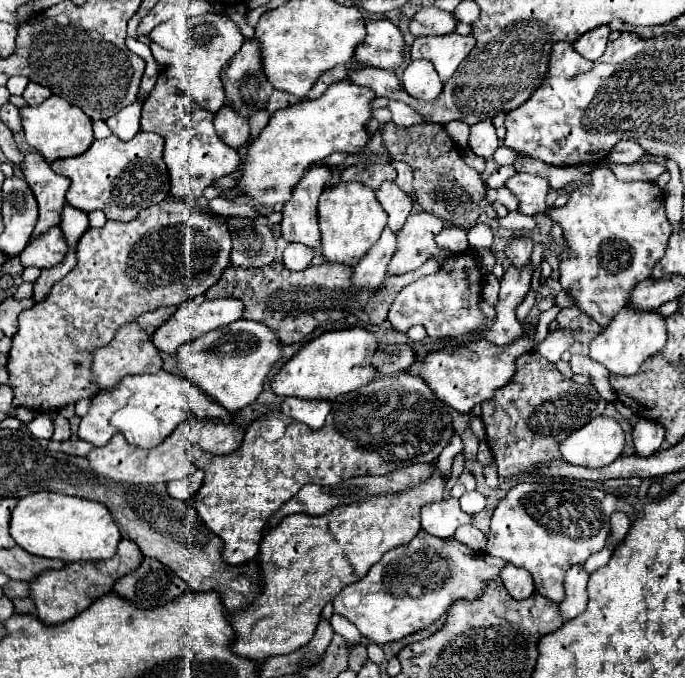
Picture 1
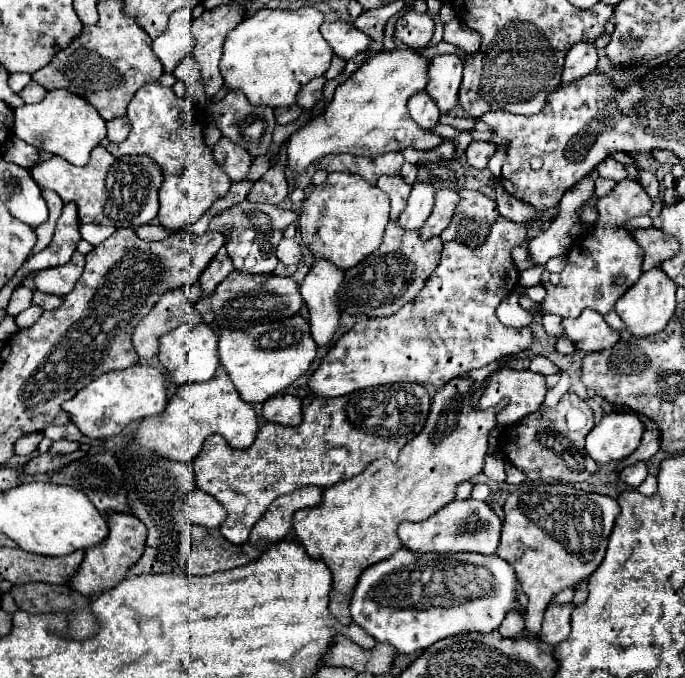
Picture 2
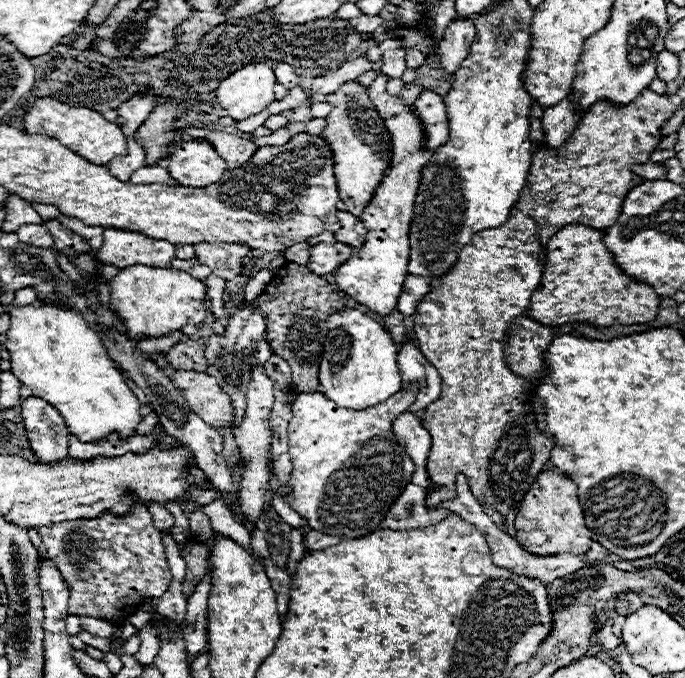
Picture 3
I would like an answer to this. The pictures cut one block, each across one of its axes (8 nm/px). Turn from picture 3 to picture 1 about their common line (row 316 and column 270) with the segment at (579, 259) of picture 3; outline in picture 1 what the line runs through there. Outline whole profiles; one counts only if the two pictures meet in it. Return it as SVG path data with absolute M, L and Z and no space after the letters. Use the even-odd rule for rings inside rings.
M434 464L434 472L422 484L410 486L402 492L394 494L374 494L364 502L352 502L344 506L336 506L322 516L310 514L292 514L286 516L278 526L266 530L260 542L260 570L264 580L264 590L256 598L256 602L240 614L230 618L232 628L236 632L236 642L232 650L244 658L254 662L262 662L276 654L290 654L300 646L306 646L314 636L314 630L320 620L322 608L334 600L334 596L348 584L362 580L368 570L392 548L410 542L420 532L420 508L430 502L440 502L444 498L446 480L438 466Z

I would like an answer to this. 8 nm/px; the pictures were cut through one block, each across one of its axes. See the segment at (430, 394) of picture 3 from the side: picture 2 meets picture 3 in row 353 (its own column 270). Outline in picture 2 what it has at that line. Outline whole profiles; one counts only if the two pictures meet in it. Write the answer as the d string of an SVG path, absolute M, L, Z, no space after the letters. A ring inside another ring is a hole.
M292 394L274 396L264 402L262 414L268 422L282 426L298 426L302 422L302 400Z

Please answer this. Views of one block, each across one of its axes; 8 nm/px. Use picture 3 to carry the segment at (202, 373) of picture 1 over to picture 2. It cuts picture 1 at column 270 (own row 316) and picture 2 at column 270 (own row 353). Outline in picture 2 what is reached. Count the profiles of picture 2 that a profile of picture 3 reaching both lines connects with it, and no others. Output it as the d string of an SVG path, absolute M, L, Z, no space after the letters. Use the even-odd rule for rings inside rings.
M302 316L284 318L270 324L260 324L256 334L250 330L220 330L218 358L220 366L226 368L232 384L240 398L248 404L266 402L268 398L282 392L296 378L300 378L316 356L316 344L310 336L310 324Z

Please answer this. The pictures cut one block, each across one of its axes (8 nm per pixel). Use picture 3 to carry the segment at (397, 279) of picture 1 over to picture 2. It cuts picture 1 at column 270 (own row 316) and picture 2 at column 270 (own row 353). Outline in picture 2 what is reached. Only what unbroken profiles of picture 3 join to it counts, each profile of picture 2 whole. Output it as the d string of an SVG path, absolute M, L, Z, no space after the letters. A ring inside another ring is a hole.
M230 272L218 288L214 290L214 296L208 300L196 302L194 308L200 314L214 314L218 328L252 328L254 324L266 324L272 320L282 320L300 314L302 308L302 296L298 284L290 276L276 276L276 274L246 274L246 272Z

